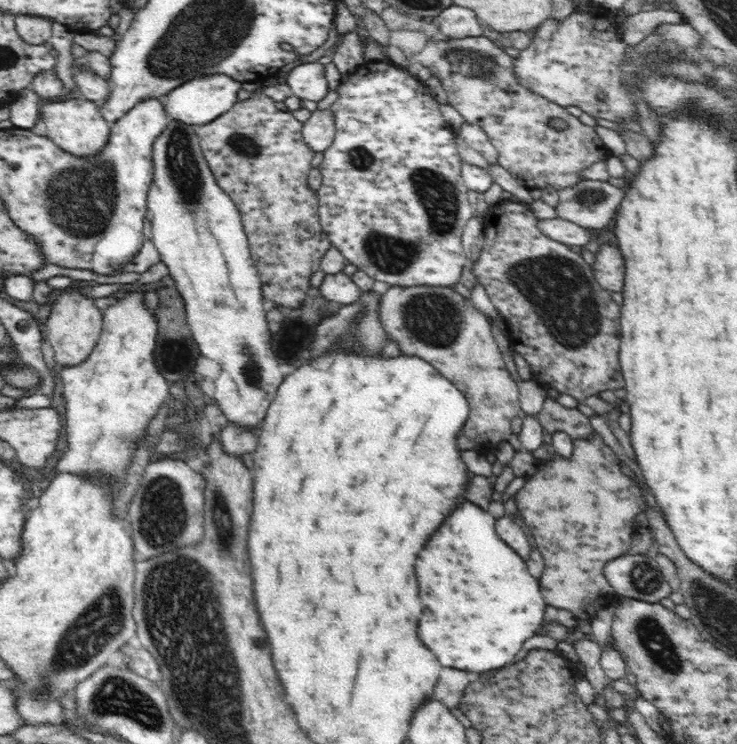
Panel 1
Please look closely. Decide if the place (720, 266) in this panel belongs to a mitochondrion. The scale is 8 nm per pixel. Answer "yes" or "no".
no

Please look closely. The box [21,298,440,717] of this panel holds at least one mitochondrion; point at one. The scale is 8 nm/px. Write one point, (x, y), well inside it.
(94, 630)

